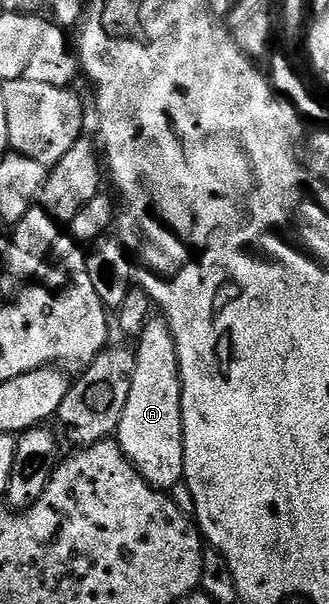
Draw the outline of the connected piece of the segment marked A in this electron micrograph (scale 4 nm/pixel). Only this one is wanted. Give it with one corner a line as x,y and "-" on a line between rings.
164,318
149,319
136,342
135,352
131,393
127,397
127,409
123,409
123,421
119,421
117,426
115,442
152,487
168,492
185,478
185,434
181,416
181,370
177,346

